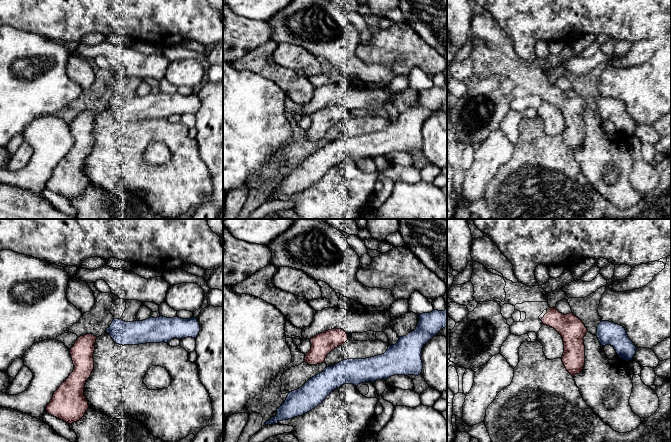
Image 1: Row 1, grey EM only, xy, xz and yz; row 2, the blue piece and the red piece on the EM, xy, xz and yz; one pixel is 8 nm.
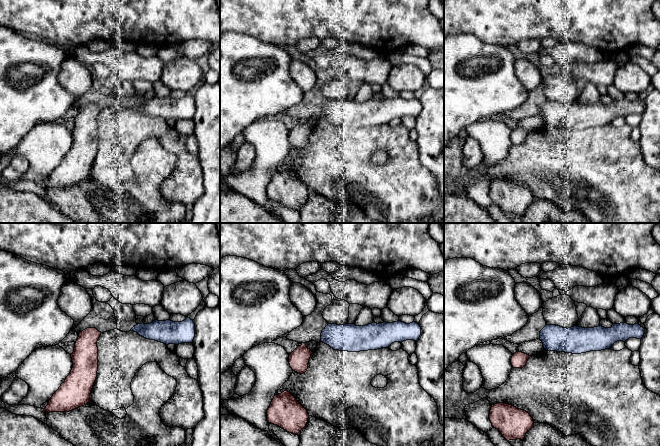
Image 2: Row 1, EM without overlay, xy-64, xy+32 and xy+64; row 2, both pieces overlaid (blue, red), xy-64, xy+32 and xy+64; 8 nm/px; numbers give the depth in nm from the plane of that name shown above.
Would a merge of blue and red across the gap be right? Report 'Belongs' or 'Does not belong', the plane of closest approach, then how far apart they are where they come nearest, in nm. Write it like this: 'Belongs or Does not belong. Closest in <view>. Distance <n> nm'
Does not belong. Closest in xz. Distance 50 nm

